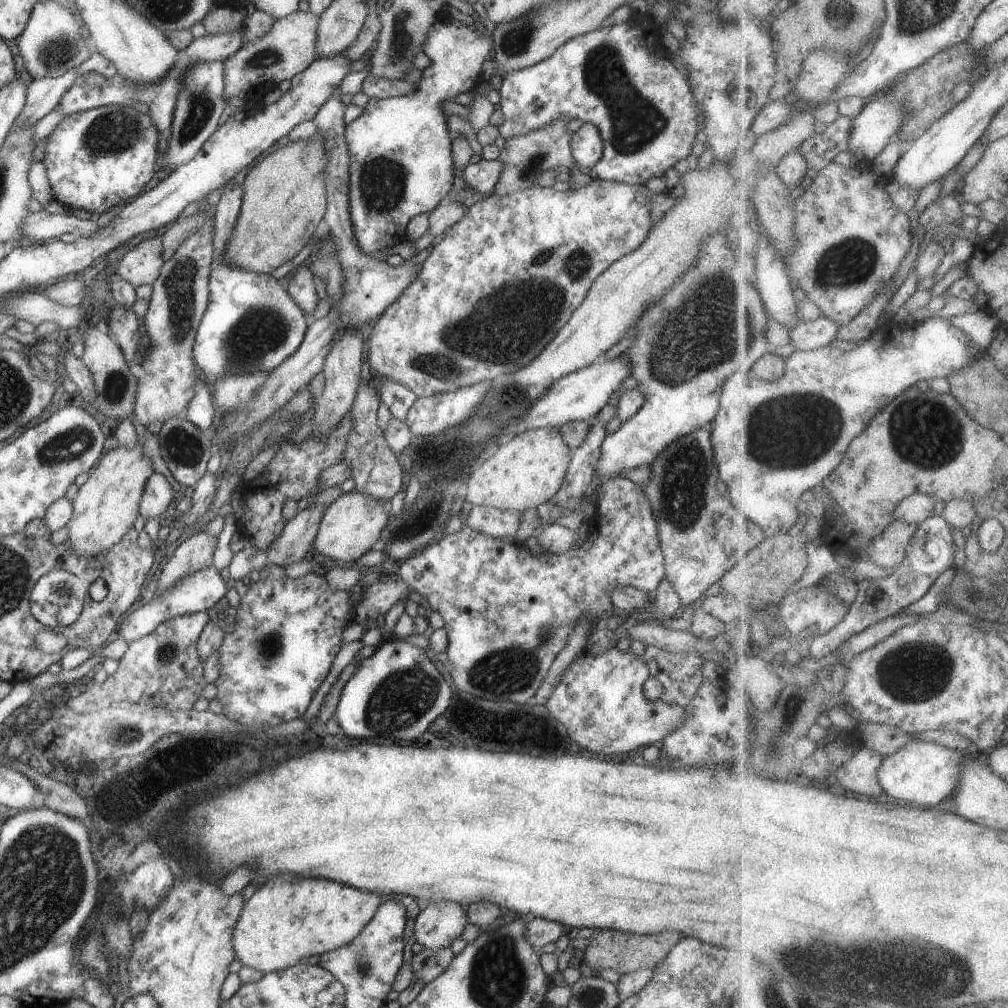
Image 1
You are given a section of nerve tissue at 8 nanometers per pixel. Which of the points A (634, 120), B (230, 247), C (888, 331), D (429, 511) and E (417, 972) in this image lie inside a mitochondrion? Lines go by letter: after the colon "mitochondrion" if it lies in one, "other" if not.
A: mitochondrion
B: other
C: other
D: mitochondrion
E: other

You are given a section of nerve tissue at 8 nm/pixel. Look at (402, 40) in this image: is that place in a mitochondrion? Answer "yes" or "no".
yes

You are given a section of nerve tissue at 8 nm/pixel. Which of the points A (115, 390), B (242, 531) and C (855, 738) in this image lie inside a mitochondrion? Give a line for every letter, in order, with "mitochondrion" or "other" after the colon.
A: mitochondrion
B: other
C: other

